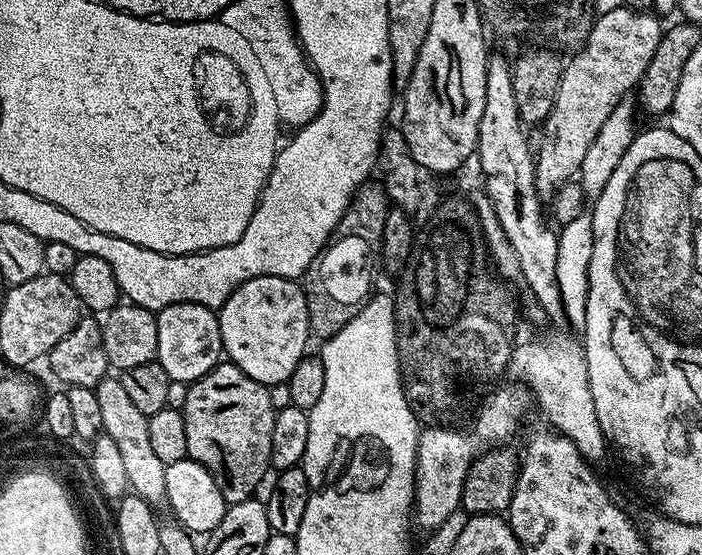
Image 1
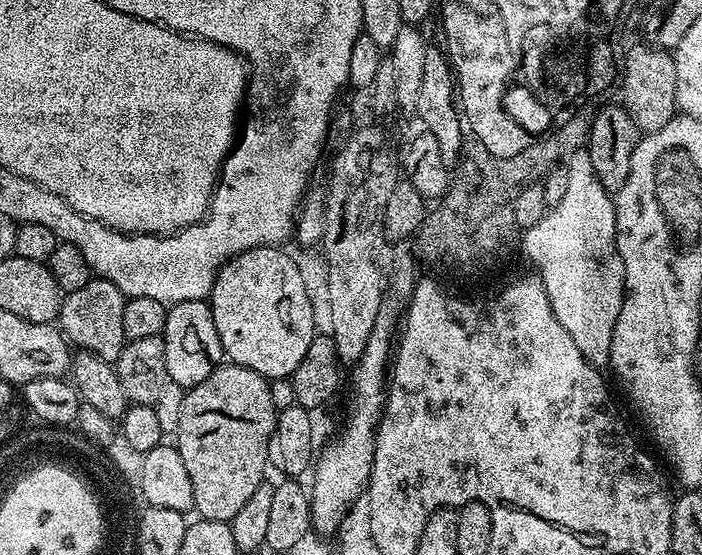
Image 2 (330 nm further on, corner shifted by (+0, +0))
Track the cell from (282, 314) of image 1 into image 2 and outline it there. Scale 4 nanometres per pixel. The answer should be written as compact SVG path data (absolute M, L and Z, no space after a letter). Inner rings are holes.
M280 246L241 250L238 255L231 256L216 273L216 281L210 289L212 317L224 356L233 364L254 370L269 382L291 377L292 372L298 370L298 362L302 362L310 342L318 334L304 276L284 250Z

